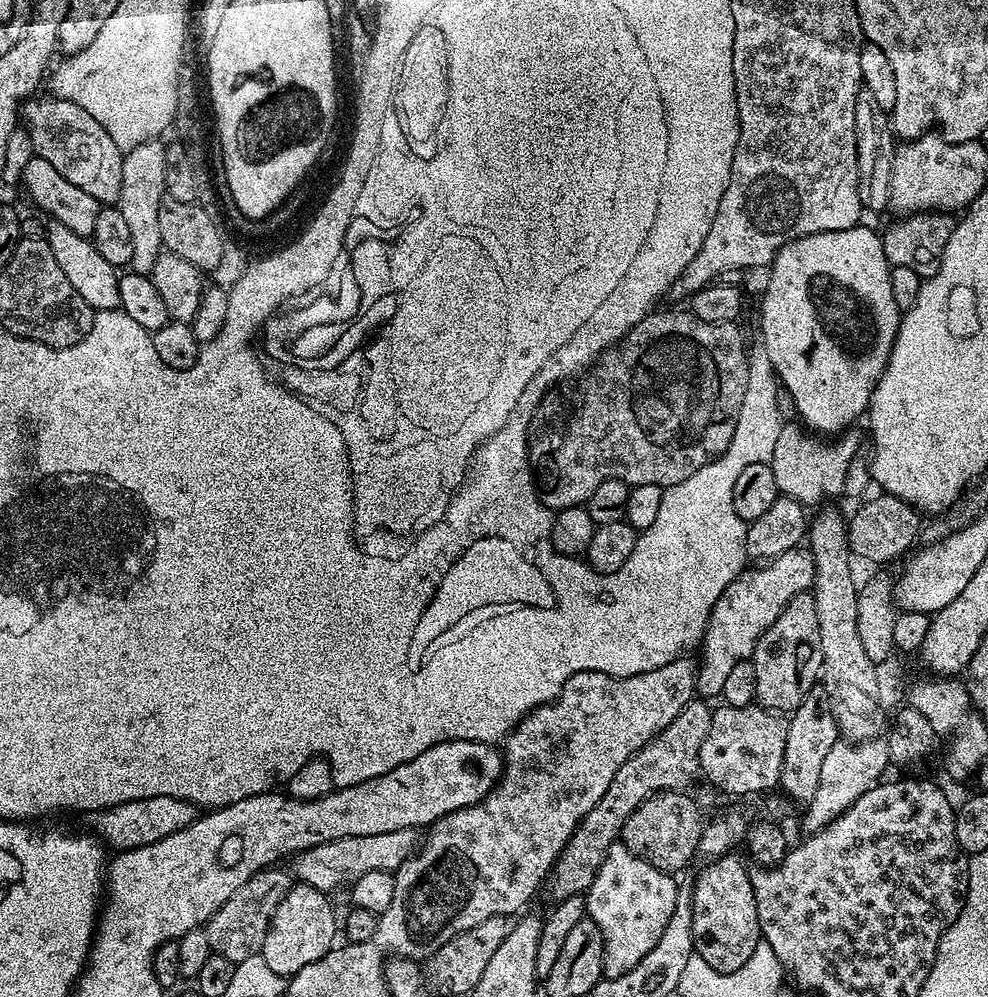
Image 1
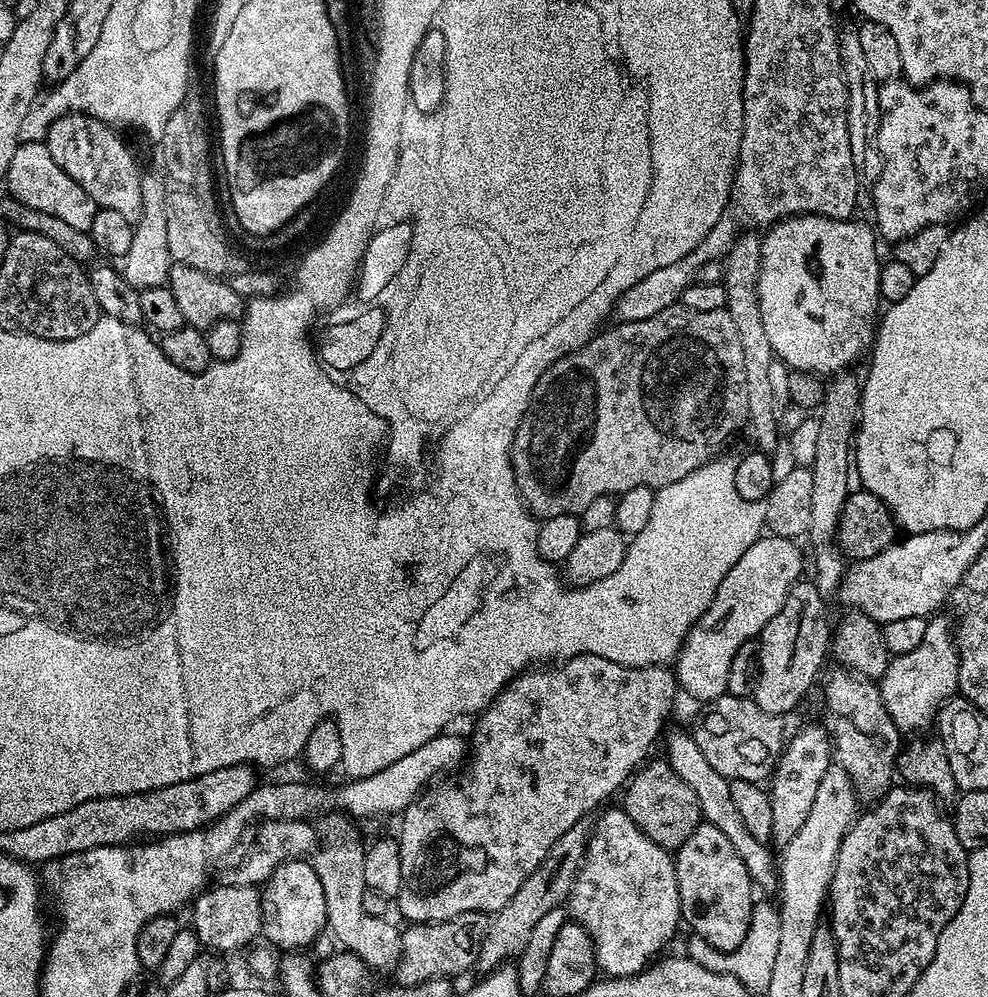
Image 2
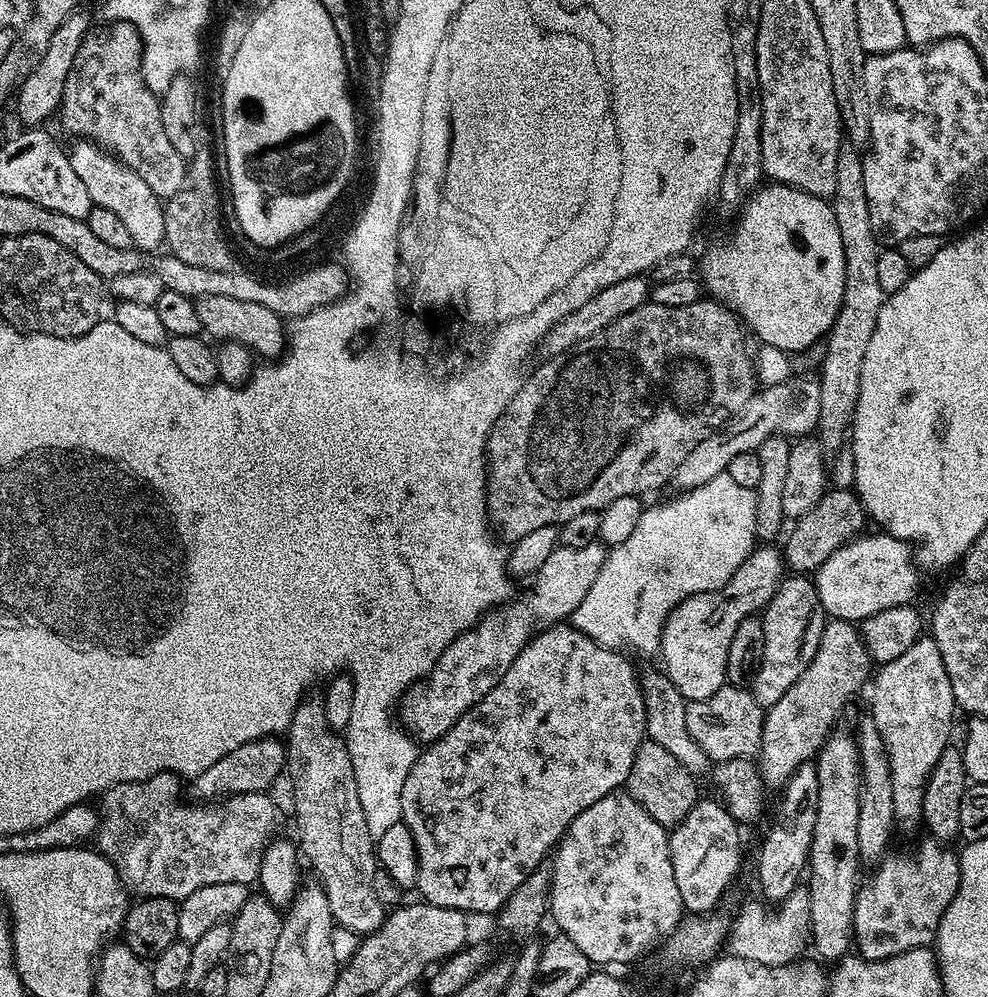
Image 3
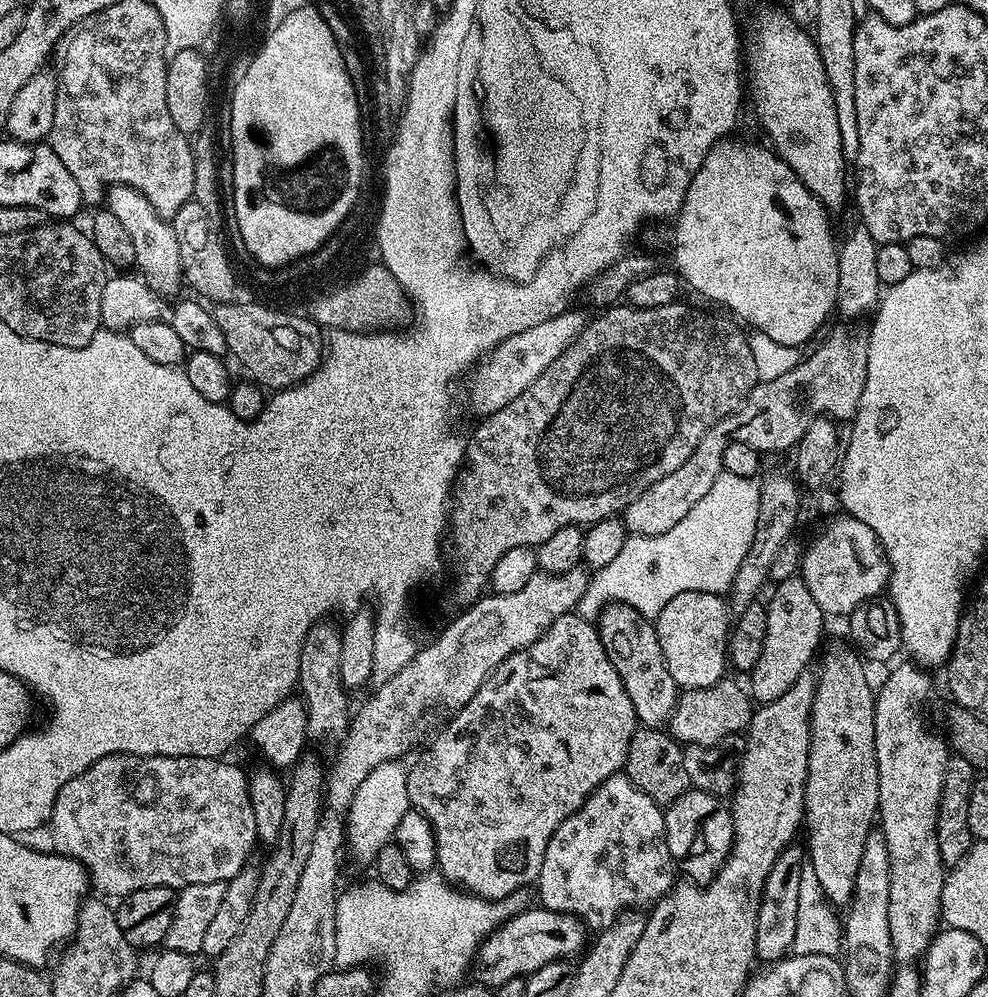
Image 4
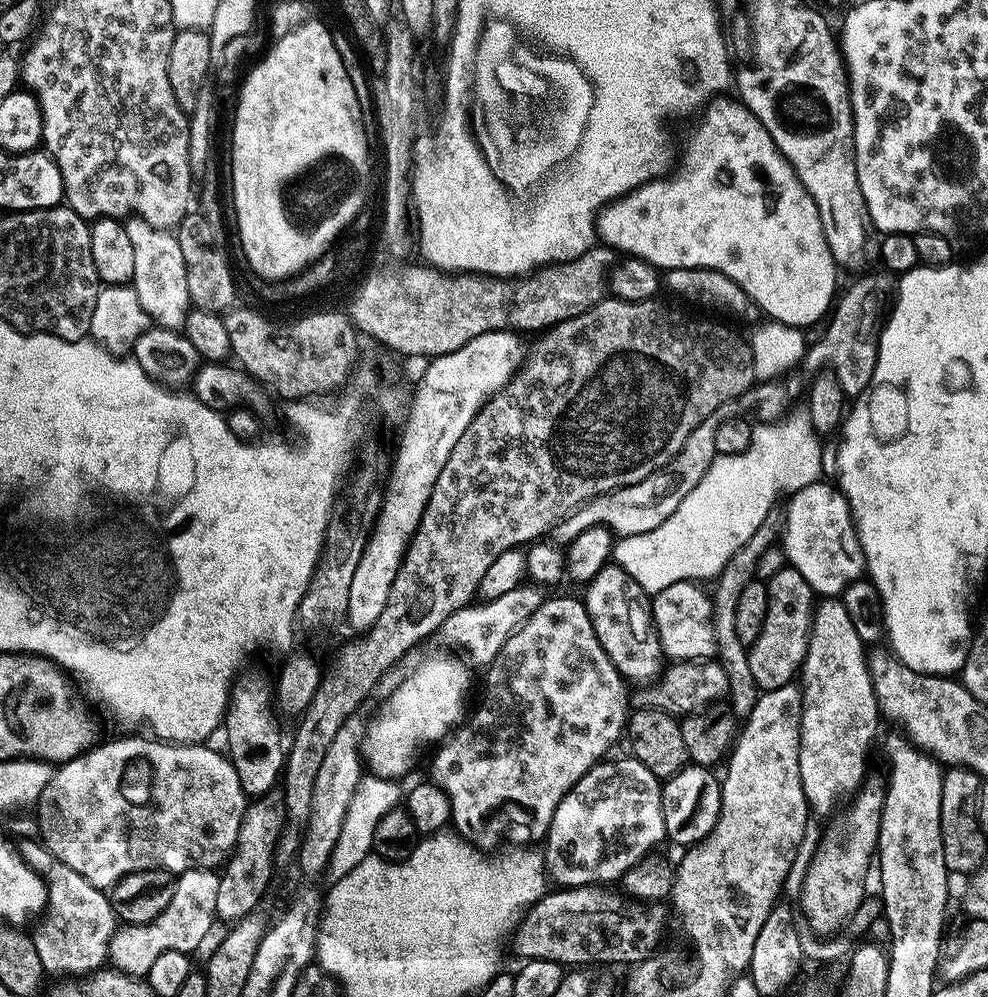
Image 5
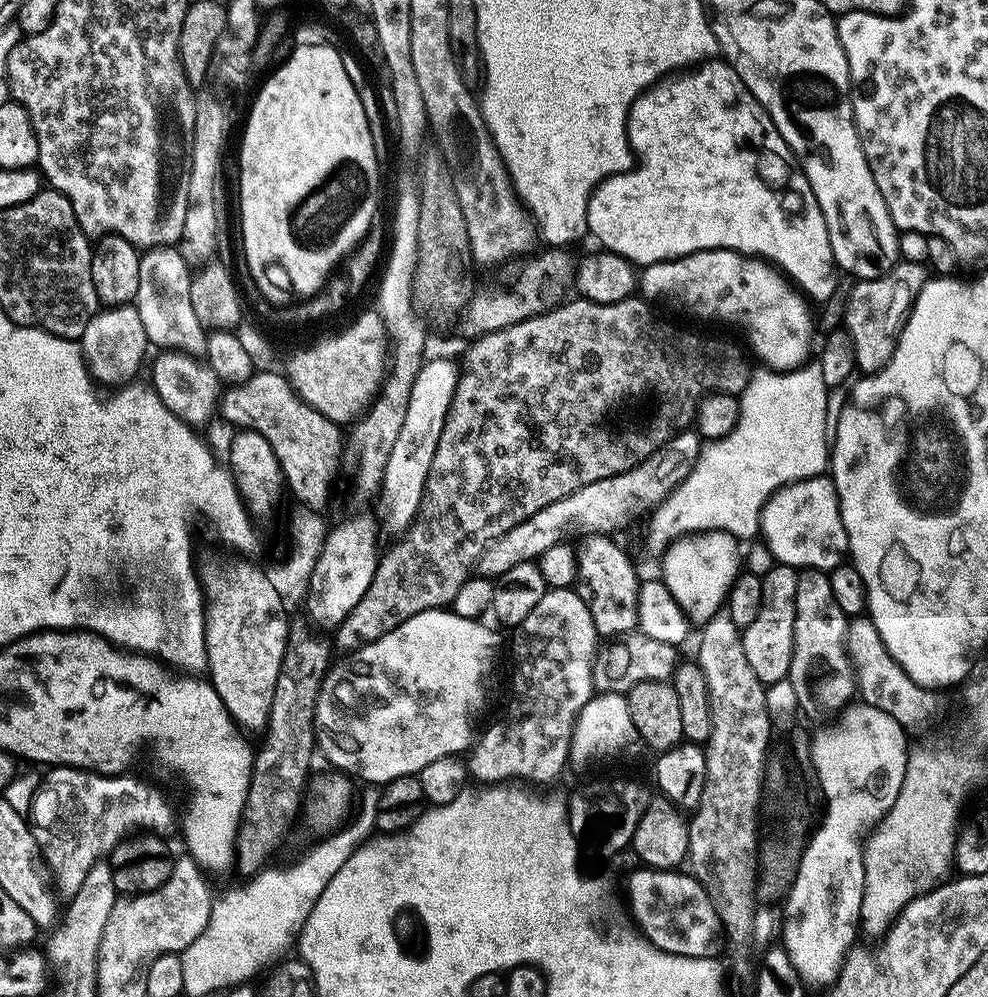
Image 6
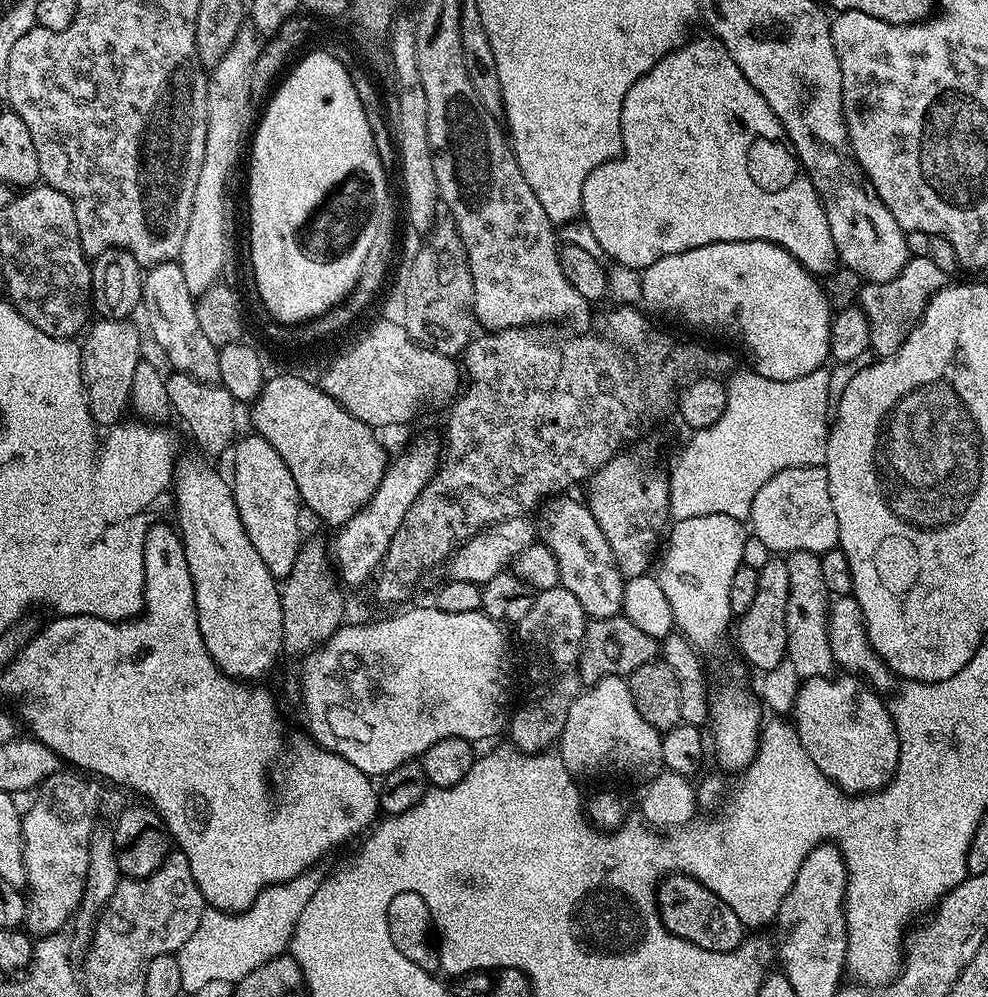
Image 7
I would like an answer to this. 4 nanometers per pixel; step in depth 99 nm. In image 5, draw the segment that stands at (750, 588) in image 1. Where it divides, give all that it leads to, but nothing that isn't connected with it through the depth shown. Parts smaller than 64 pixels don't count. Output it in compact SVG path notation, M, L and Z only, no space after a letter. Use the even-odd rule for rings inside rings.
M683 580L674 582L674 586L666 586L666 590L655 593L651 597L652 623L660 639L660 646L665 657L676 662L703 662L716 656L715 630L712 625L712 601L709 593L703 592L699 583Z

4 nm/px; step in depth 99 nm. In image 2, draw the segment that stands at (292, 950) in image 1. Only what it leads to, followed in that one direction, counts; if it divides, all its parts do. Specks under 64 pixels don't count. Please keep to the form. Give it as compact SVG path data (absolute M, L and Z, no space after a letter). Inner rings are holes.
M307 859L288 860L278 866L267 881L262 885L260 894L260 930L265 940L273 949L304 950L307 944L312 944L328 926L326 918L326 894L322 891L322 882L318 882L318 874L312 869Z

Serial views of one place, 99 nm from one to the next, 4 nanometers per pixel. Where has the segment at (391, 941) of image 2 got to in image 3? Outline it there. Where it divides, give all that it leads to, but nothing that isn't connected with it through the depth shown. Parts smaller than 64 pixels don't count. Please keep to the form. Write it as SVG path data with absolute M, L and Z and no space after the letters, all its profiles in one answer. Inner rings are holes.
M305 698L301 700L300 706L288 727L286 733L286 776L289 776L289 778L292 779L292 796L296 799L296 832L300 835L300 840L298 839L298 848L302 853L303 859L307 861L307 863L308 860L312 863L312 868L317 874L315 877L319 880L319 883L323 885L326 892L326 898L328 898L330 902L330 911L333 915L333 921L335 921L341 929L355 932L357 934L367 934L379 930L386 919L386 907L378 900L377 895L374 894L374 876L378 869L374 837L370 834L370 830L366 826L366 814L362 810L362 802L358 798L358 782L356 781L354 766L352 765L350 754L348 753L345 737L328 725L326 722L326 710L319 699L311 700L311 698Z

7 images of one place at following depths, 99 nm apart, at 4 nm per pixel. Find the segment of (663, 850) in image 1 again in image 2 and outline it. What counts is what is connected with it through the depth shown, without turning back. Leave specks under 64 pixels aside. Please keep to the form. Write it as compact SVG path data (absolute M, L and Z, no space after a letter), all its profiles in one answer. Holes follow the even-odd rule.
M649 759L647 763L636 769L632 773L626 787L623 789L622 807L626 814L646 834L652 842L658 842L658 846L675 850L694 834L694 830L702 823L698 797L694 795L694 790L668 764L667 759Z

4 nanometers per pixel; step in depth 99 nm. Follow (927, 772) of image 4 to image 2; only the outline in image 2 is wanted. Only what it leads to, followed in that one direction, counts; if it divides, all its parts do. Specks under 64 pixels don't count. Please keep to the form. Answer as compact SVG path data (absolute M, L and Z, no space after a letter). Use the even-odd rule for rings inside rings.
M944 614L933 615L928 620L926 635L919 646L907 654L889 659L886 674L878 681L886 714L890 714L894 726L904 734L920 732L923 728L931 729L936 723L940 707L951 696L957 695L960 686L960 655L956 649L954 628L947 615L940 615Z

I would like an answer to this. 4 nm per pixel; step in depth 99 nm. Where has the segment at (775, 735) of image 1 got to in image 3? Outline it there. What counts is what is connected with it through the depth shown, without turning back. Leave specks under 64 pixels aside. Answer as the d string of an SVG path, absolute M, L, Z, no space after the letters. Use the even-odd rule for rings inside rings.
M725 686L719 688L710 698L694 700L686 710L686 727L690 730L690 738L698 742L698 746L707 754L709 761L733 760L734 758L752 758L759 753L762 742L762 726L765 709L752 697L751 691L744 686Z

